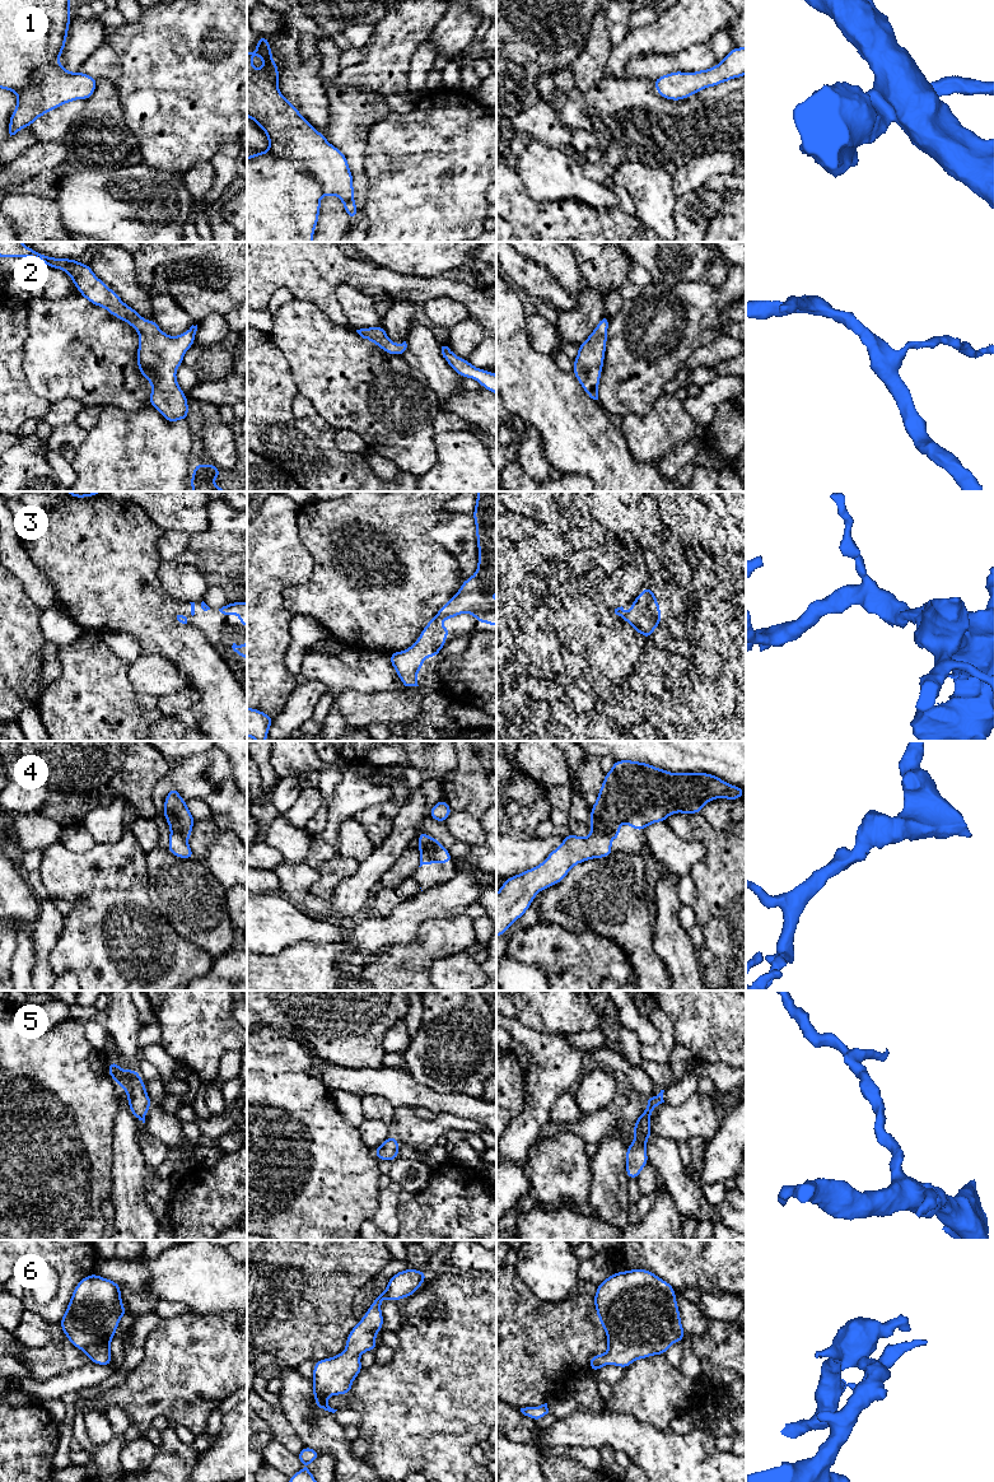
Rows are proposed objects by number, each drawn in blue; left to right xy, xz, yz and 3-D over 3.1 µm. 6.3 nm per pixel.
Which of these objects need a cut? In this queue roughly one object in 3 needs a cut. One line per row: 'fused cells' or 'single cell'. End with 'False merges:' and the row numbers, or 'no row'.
1: single cell
2: single cell
3: single cell
4: fused cells
5: single cell
6: single cell
False merges: 4

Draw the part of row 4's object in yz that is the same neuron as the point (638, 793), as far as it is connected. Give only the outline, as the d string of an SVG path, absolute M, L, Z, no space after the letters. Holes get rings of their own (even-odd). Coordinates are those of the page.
M616 760L611 770L605 774L597 801L591 808L591 826L592 830L607 836L608 839L619 839L620 825L622 822L626 822L630 828L636 829L638 831L643 831L650 824L666 821L672 814L701 814L704 805L709 801L723 797L733 802L737 798L742 798L745 792L745 788L732 786L717 775L709 773L675 774L647 763L634 760Z

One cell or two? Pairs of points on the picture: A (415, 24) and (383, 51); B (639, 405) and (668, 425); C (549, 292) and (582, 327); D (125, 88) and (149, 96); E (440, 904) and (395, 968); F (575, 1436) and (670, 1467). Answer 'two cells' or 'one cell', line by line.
A: one cell
B: two cells
C: two cells
D: one cell
E: two cells
F: one cell

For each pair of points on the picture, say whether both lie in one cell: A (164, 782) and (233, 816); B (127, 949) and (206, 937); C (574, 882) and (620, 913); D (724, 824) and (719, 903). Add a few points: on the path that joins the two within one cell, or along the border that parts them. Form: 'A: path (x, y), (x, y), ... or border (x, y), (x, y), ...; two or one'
A: border (167, 774), (172, 786); two
B: border (164, 918), (183, 938), (194, 942), (210, 956); two
C: path (586, 894), (602, 895), (608, 902); one
D: border (701, 812), (717, 830), (727, 830), (732, 825); two

